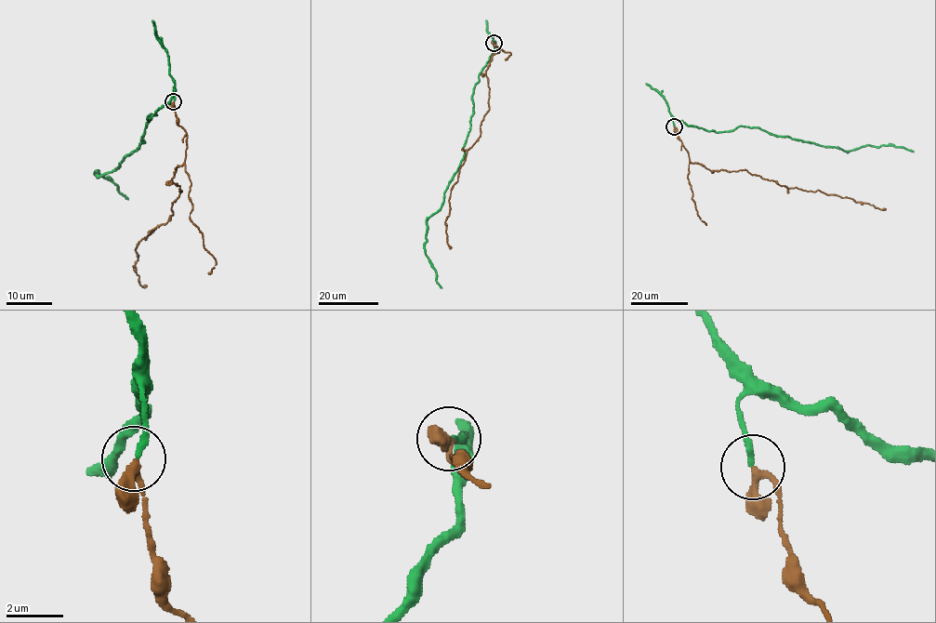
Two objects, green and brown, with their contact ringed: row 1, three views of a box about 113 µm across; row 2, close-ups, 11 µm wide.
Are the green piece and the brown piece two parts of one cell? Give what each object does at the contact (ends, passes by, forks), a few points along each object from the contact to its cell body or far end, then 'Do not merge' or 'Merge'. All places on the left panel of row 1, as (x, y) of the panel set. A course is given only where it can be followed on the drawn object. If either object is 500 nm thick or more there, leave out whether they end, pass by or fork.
At the ring green ends. At the ring brown passes by. Course of green: (174, 101), (174, 90), (170, 101), (149, 116), (144, 142), (121, 166), (95, 173), (110, 178), (128, 199). Course of brown: (173, 101), (186, 135), (185, 159), (172, 181), (182, 192), (165, 223), (137, 246), (134, 267), (145, 285). Merge

